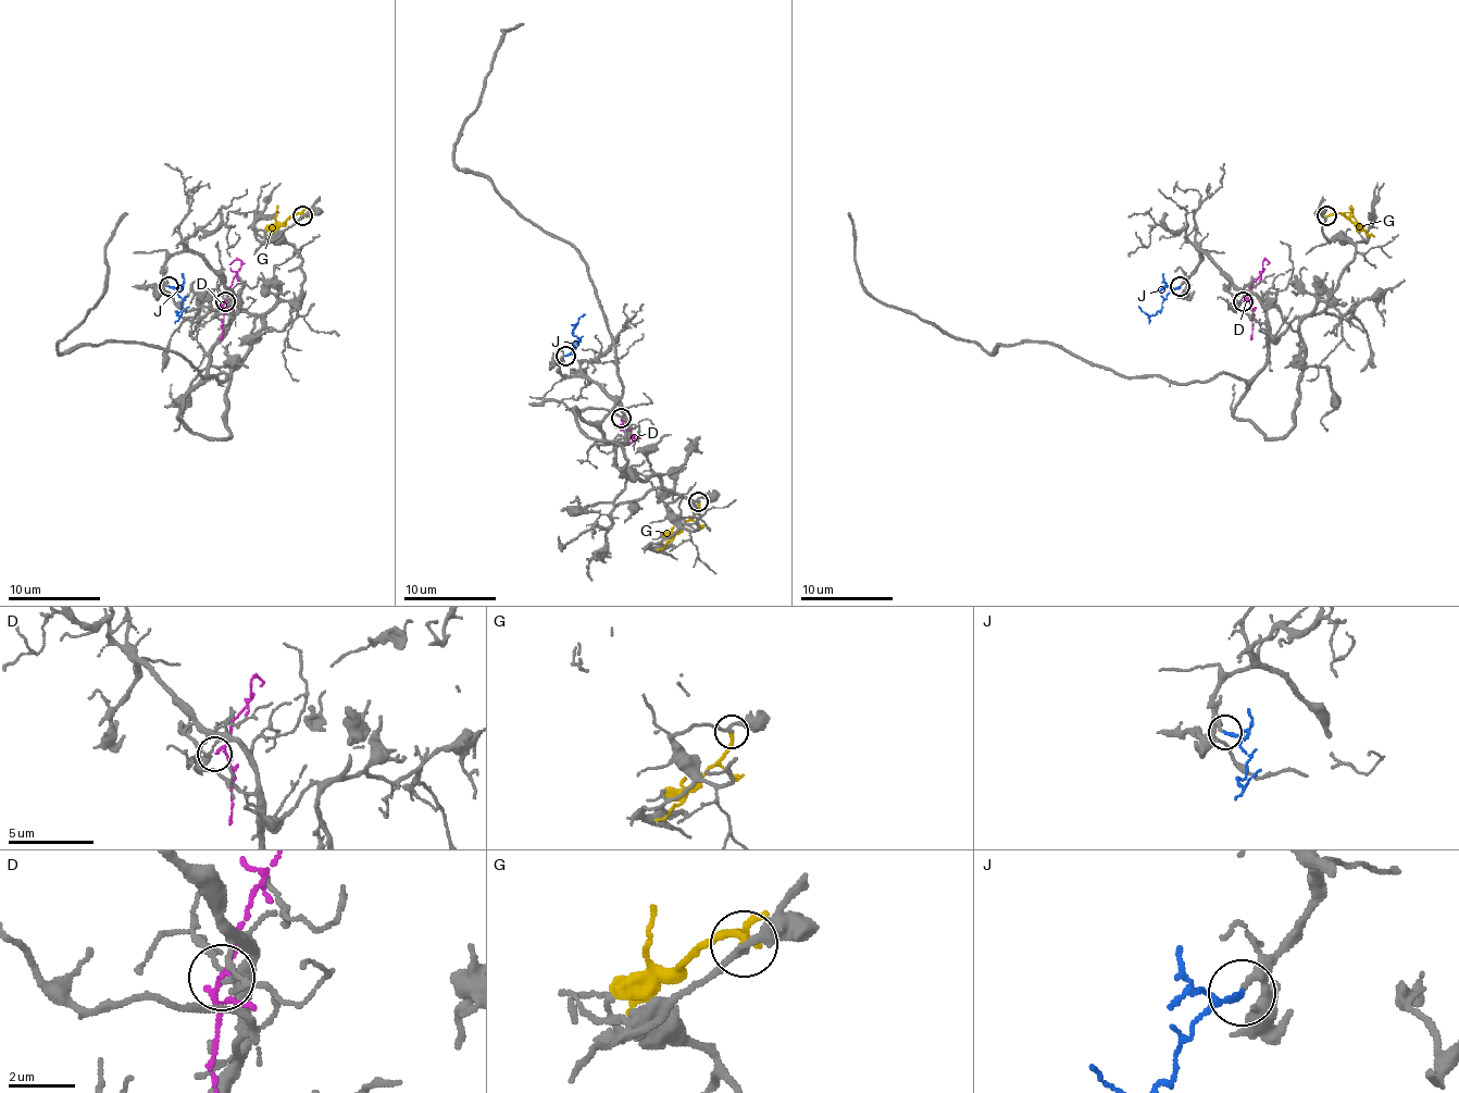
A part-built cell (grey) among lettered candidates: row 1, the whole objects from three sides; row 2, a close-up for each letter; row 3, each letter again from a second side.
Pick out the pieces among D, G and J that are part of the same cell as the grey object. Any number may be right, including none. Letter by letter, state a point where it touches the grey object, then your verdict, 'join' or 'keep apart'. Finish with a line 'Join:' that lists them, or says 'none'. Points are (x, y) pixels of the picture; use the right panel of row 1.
D: (1243, 301) | keep apart
G: (1326, 215) | keep apart
J: (1180, 286) | join
Join: J

